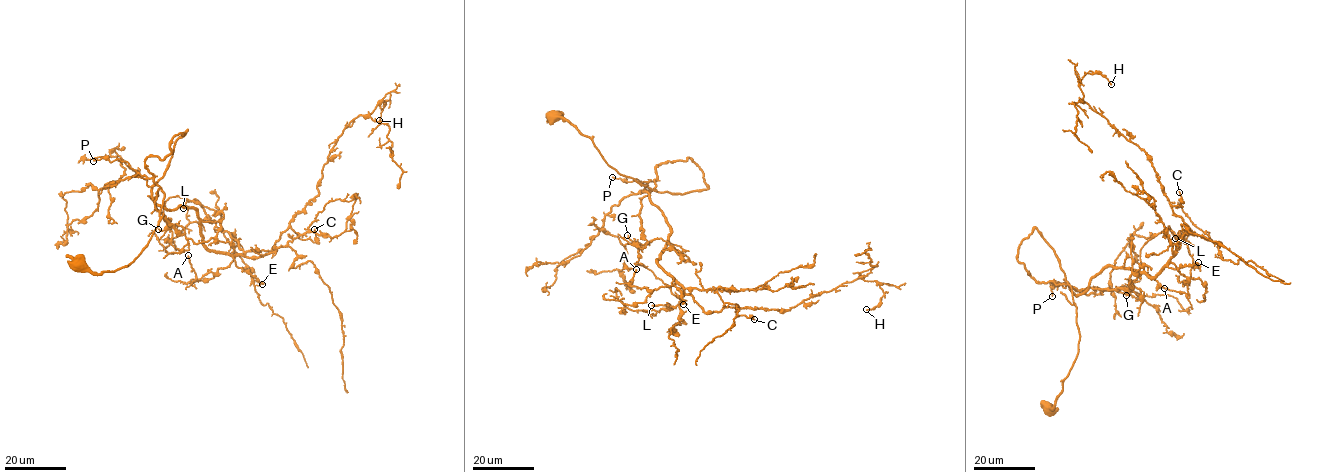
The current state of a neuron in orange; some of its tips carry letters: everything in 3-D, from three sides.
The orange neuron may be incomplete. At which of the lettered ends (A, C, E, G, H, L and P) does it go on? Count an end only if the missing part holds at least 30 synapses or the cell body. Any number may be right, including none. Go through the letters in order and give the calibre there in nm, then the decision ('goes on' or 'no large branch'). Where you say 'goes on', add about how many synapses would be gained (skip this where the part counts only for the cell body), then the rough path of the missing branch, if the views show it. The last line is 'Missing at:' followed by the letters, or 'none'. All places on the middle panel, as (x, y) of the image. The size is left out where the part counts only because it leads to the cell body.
A: 140 nm thick; no large branch
C: 120 nm thick; no large branch
E: 190 nm thick; no large branch
G: 150 nm thick; no large branch
H: 140 nm thick; no large branch
L: 200 nm thick; goes on; about 60 synapses; missing branch runs (651, 305), (632, 305), (620, 316), (630, 315), (638, 308), (651, 308)
P: 180 nm thick; no large branch
Missing at: L

